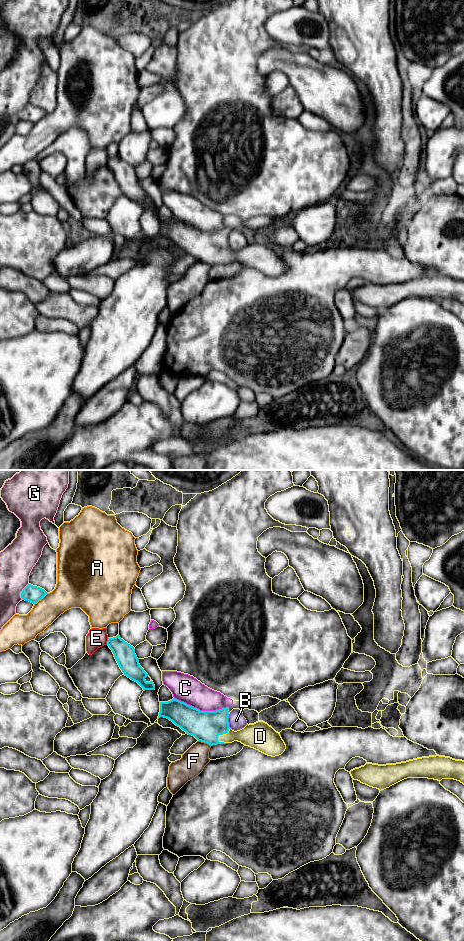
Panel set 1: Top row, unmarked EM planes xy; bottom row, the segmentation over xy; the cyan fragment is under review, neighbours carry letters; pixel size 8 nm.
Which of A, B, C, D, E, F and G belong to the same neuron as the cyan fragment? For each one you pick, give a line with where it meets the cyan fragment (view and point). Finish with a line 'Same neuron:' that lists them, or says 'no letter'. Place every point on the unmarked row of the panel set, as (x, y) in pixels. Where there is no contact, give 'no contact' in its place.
D: contact xy (221, 254)
Same neuron: D

